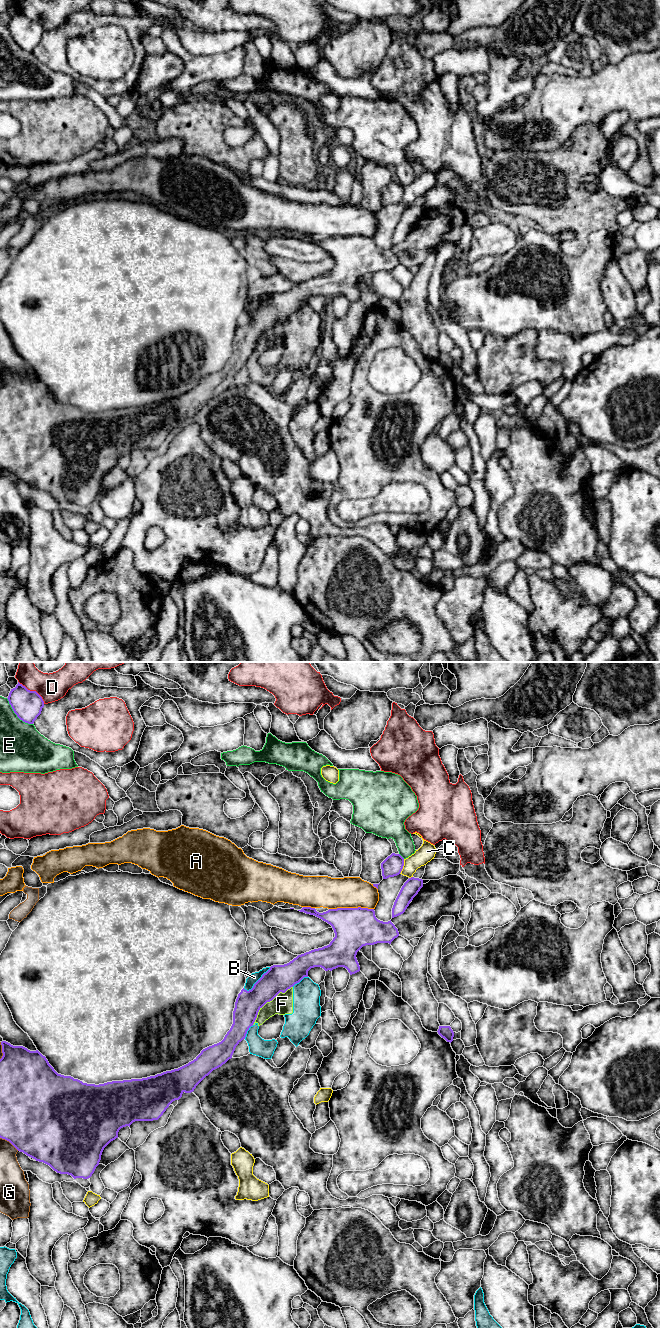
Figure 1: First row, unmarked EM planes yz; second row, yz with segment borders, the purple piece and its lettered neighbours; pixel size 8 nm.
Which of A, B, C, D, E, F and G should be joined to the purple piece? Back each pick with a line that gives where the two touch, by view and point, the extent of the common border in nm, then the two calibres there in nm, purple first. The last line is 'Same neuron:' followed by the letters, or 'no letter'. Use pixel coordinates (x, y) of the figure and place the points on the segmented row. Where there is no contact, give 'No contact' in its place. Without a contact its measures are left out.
Same neuron: no letter

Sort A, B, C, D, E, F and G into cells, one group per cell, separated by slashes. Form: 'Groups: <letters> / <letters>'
Groups: A / B F / C / D / E / G

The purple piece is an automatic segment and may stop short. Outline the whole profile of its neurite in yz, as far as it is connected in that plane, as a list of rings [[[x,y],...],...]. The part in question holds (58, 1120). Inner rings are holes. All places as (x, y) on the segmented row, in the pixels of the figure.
[[[303,907],[298,911],[314,915],[332,926],[335,937],[330,944],[298,955],[287,964],[271,966],[251,990],[243,988],[235,1002],[233,1024],[224,1039],[203,1049],[193,1061],[178,1069],[142,1079],[87,1084],[58,1074],[38,1050],[30,1051],[2,1041],[0,1138],[36,1161],[49,1165],[57,1173],[71,1175],[74,1179],[90,1178],[99,1165],[104,1148],[118,1138],[121,1128],[130,1127],[135,1121],[158,1120],[173,1101],[179,1100],[184,1092],[193,1092],[206,1076],[231,1059],[236,1046],[245,1039],[259,1010],[267,1002],[308,977],[308,971],[314,967],[325,971],[344,967],[350,975],[355,974],[360,971],[356,955],[363,946],[391,944],[399,936],[391,920],[378,920],[374,909],[337,908],[319,913],[315,908]]]

